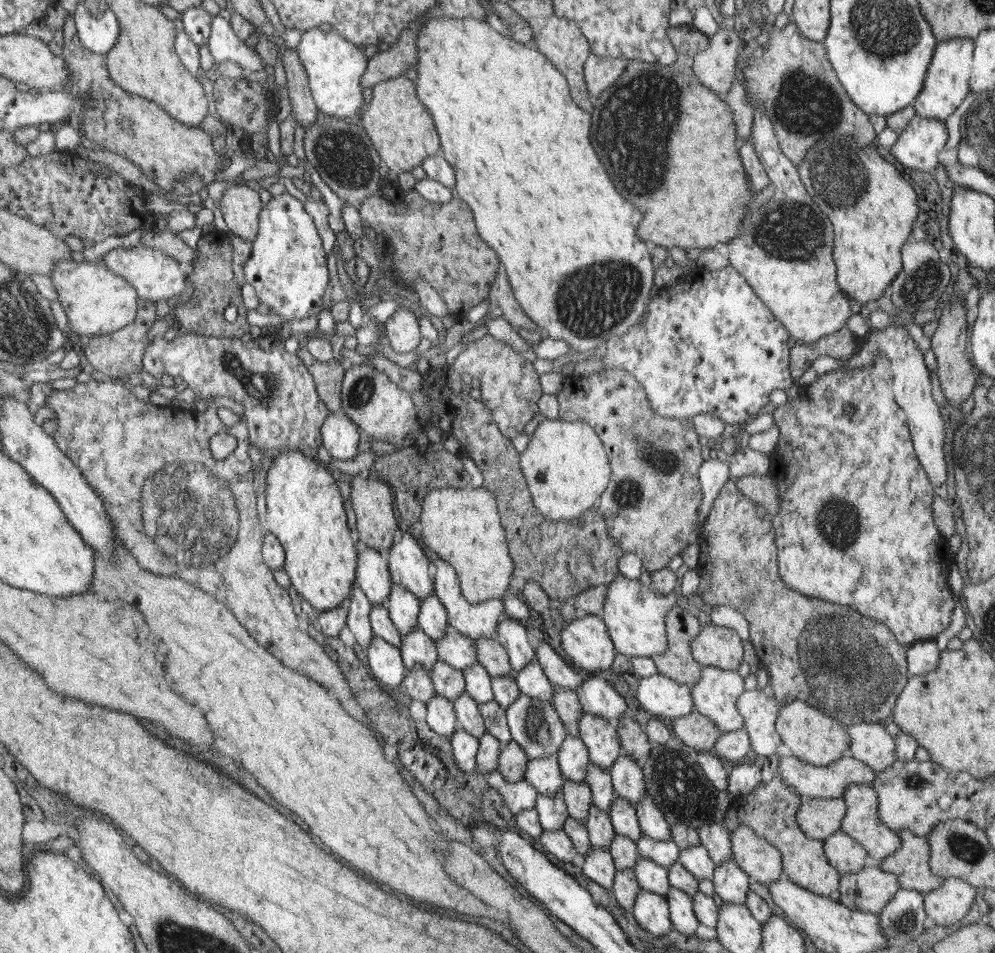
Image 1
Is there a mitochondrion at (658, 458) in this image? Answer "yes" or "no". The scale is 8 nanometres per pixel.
yes

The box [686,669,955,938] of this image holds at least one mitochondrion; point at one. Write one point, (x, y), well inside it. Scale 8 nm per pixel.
(904, 921)

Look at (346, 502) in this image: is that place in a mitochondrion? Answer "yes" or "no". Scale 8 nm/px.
no

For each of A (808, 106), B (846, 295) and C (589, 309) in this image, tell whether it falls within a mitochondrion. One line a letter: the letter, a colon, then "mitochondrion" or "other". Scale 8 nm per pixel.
A: mitochondrion
B: other
C: mitochondrion

